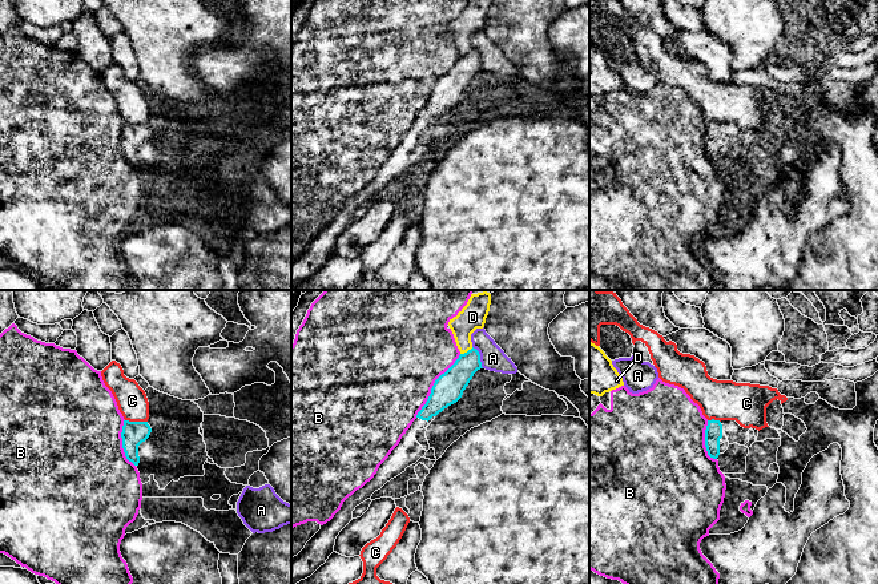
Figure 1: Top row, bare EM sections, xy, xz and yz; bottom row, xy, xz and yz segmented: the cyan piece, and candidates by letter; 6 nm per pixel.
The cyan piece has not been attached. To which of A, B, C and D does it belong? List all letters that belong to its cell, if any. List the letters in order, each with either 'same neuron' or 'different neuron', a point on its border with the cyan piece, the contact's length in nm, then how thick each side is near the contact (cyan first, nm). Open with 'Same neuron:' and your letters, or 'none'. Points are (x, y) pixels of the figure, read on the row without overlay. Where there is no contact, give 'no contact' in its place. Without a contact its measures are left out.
Same neuron: none
A: different neuron; contact xz (479, 59); length 150 nm; calibres 170 and 150 nm
B: different neuron; contact xz (433, 88); length 480 nm; calibres 180 and 500 nm
C: different neuron; contact xy (136, 124); length 140 nm; calibres 150 and 180 nm
D: different neuron; contact xz (467, 53); length 90 nm; calibres 180 and 160 nm

